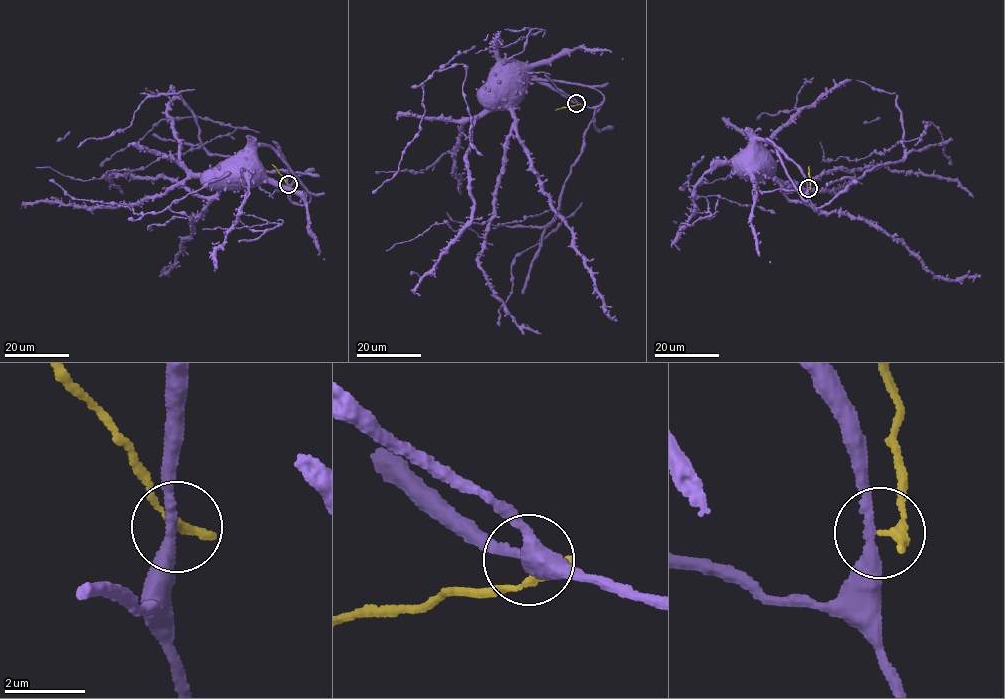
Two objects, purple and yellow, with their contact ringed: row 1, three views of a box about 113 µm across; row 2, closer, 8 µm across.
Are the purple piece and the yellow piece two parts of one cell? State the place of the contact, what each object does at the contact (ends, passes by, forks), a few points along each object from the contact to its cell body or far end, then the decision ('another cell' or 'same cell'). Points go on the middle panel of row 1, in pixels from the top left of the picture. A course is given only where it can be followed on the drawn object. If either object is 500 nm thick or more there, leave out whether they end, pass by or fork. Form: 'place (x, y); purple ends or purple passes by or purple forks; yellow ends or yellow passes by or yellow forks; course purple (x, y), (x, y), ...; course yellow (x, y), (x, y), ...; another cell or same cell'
place (576, 103); purple passes by; yellow passes by; course purple (576, 103), (537, 80), (511, 75), (506, 69), (502, 71); course yellow (576, 103), (555, 110); another cell

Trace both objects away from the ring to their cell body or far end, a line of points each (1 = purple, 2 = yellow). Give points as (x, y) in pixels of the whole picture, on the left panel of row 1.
1: (287, 184), (287, 167), (277, 151), (264, 145), (250, 153)
2: (288, 184), (272, 164)

